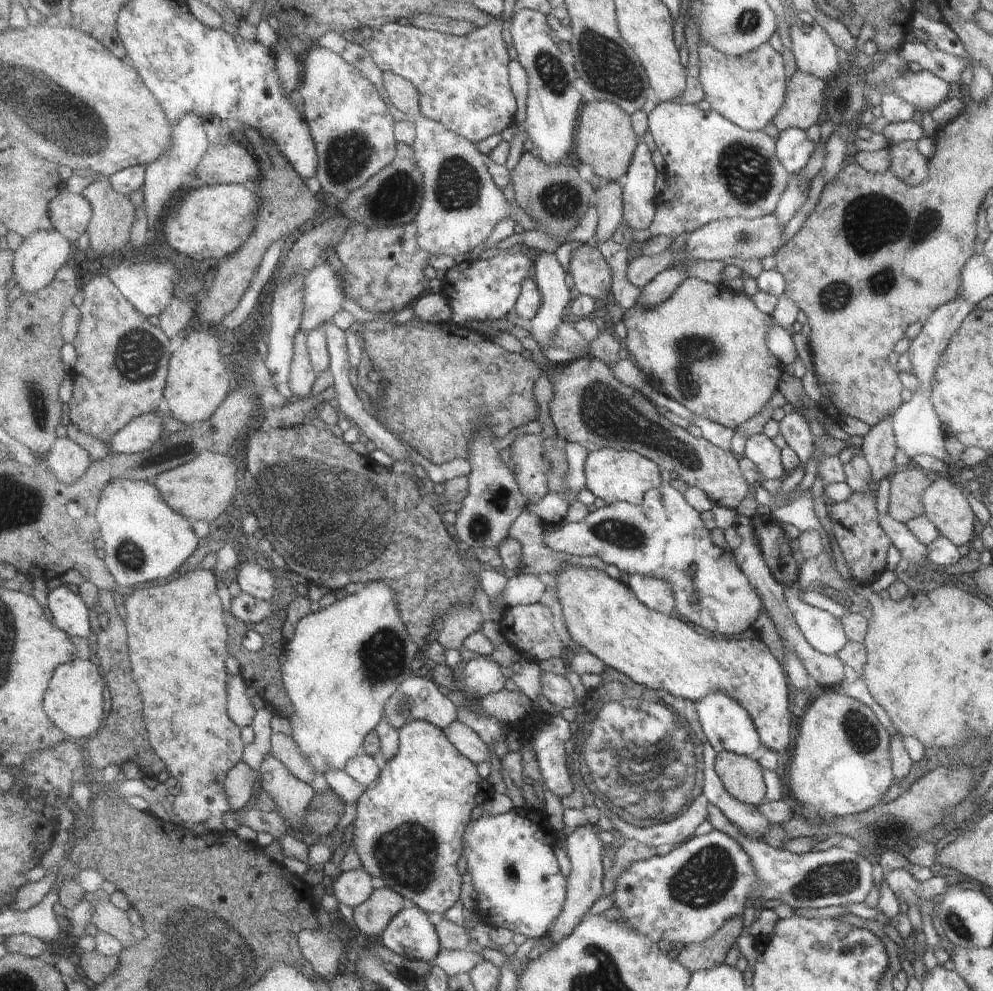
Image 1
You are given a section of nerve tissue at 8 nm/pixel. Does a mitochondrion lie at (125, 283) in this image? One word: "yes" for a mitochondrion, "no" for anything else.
no

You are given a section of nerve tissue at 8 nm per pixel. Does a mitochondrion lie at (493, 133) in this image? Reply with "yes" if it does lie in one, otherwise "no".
no

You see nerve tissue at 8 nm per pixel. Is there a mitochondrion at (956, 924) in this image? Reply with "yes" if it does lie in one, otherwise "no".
yes

